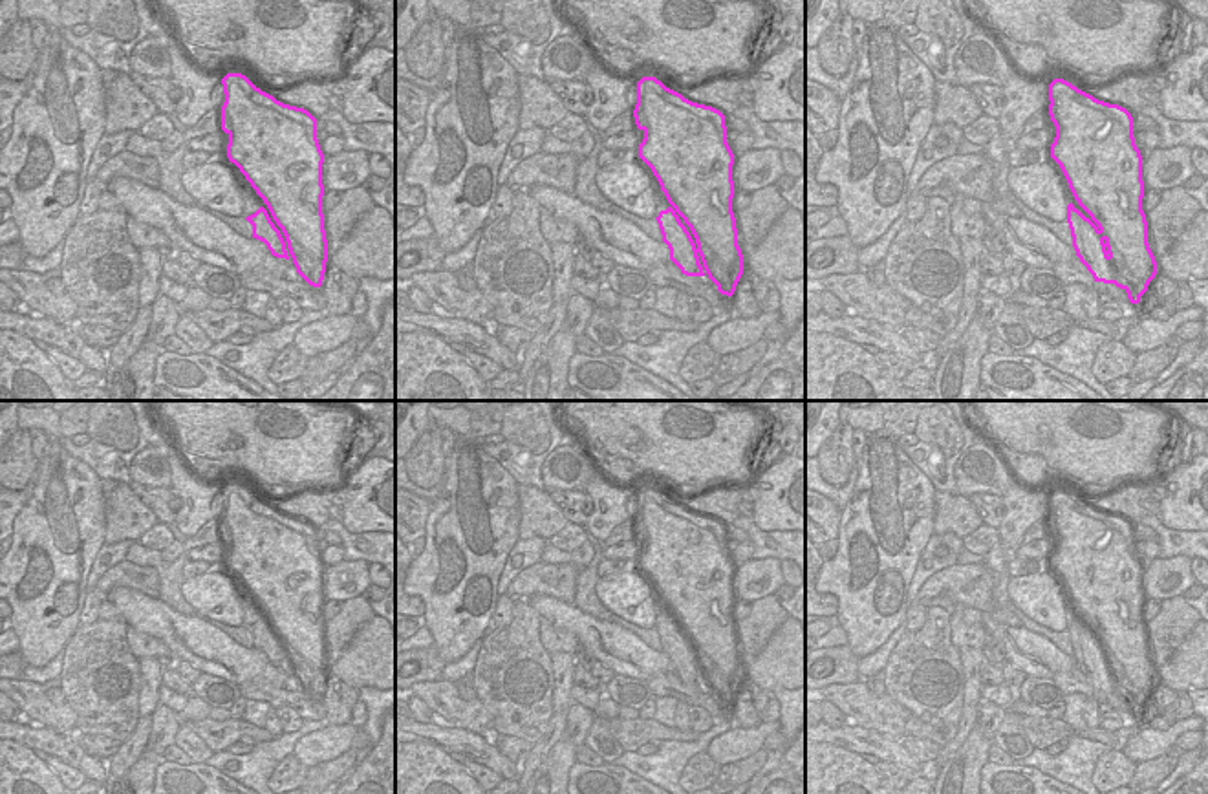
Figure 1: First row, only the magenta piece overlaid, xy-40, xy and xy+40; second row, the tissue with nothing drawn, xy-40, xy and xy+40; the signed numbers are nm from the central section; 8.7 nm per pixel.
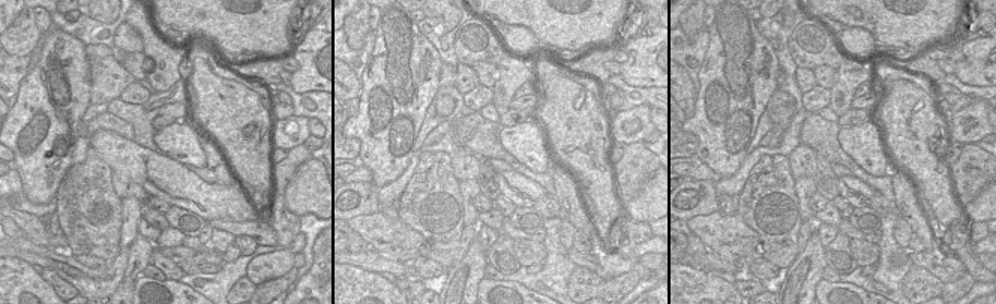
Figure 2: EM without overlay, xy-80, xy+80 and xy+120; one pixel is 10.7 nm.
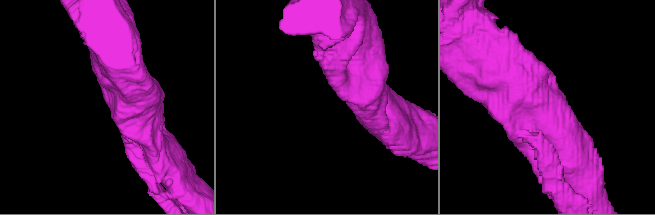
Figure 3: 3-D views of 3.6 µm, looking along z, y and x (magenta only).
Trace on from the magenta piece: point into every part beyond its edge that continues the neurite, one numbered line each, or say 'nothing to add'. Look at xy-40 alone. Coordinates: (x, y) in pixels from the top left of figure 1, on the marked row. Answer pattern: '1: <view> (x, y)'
1: xy-40 (251, 203)

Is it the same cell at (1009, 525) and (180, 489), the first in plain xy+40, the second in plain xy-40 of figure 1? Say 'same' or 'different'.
same

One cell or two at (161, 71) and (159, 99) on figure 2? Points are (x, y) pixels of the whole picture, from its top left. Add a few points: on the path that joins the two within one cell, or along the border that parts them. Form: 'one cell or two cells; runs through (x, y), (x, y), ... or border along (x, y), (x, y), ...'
two cells; border along (186, 80), (177, 80), (168, 89), (156, 93)

